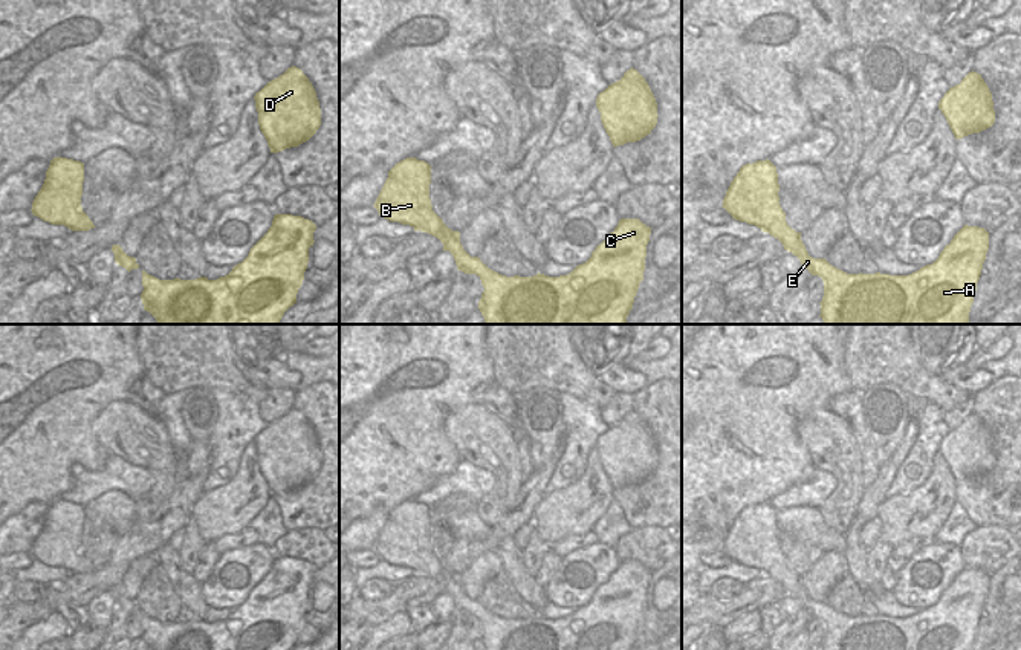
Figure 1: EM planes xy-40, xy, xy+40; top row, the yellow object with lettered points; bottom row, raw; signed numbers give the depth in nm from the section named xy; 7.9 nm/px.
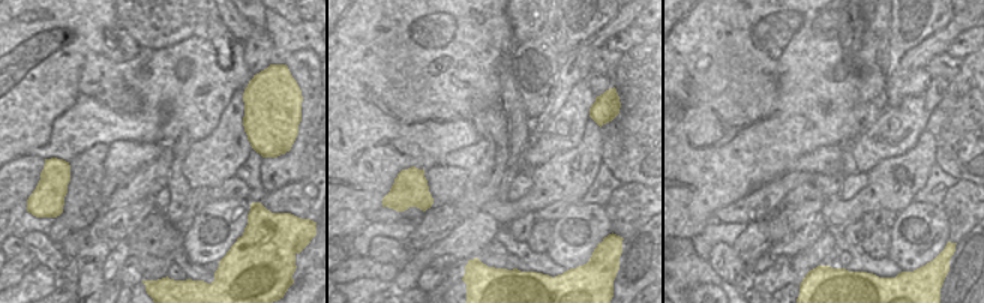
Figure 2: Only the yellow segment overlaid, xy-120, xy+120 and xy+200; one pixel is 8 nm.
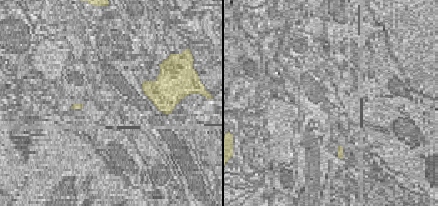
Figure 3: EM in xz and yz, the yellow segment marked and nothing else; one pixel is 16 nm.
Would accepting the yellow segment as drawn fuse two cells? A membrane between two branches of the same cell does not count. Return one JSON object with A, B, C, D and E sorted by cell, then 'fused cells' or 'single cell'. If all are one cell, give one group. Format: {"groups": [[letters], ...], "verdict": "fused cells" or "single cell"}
{"groups": [["A", "B", "C", "D", "E"]], "verdict": "single cell"}

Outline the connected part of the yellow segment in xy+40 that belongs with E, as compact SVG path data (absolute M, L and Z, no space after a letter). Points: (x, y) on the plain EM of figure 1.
M757 503L740 511L723 541L732 561L758 569L824 624L821 650L971 650L989 592L984 570L964 567L938 601L909 618L847 616L809 598L801 575L786 564L776 509Z

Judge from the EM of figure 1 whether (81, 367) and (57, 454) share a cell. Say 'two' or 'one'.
one

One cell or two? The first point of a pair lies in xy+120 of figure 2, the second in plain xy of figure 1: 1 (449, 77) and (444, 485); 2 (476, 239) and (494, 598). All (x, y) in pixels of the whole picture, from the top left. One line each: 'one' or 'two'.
1: two
2: two

